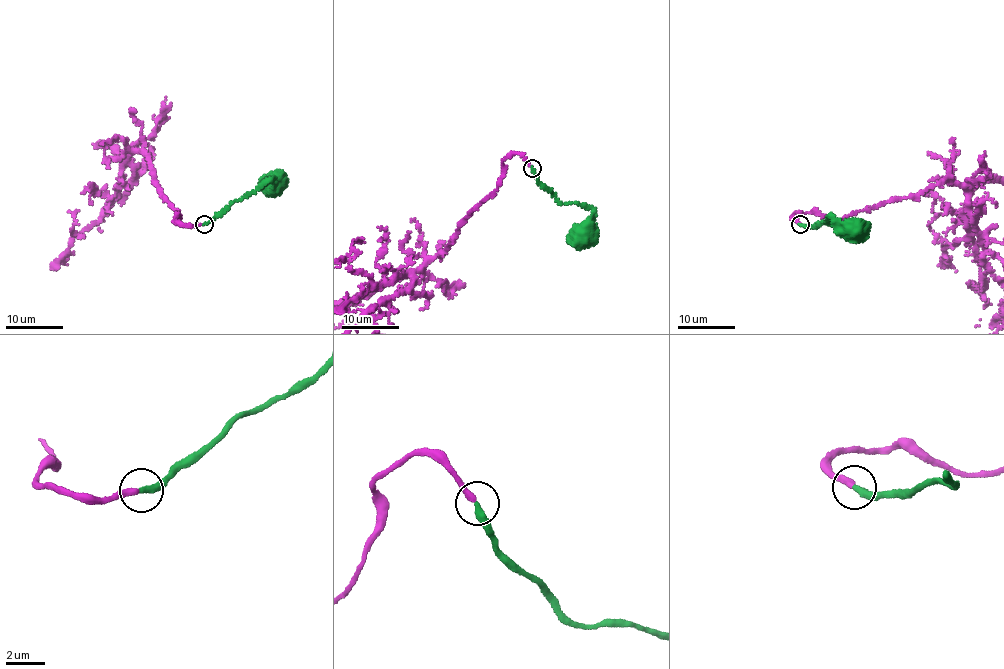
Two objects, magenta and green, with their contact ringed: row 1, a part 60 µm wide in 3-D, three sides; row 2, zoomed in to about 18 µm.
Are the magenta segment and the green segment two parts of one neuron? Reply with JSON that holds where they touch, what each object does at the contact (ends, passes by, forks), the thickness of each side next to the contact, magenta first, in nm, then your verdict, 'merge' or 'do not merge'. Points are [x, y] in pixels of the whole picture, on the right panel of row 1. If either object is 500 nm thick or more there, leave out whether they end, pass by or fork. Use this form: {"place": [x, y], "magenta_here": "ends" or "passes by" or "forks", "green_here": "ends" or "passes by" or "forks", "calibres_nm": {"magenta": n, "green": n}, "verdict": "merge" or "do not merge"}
{"place": [800, 224], "magenta_here": "ends", "green_here": "ends", "calibres_nm": {"magenta": 320, "green": 360}, "verdict": "merge"}

